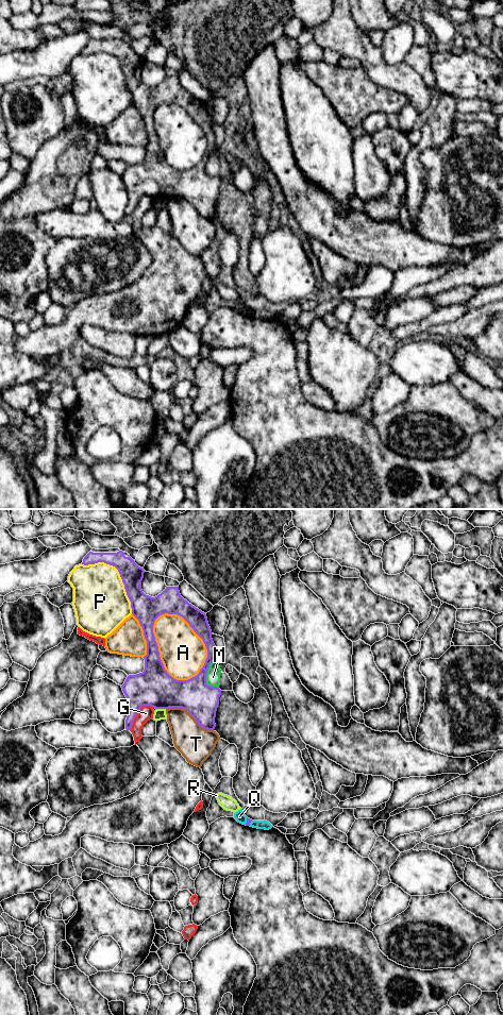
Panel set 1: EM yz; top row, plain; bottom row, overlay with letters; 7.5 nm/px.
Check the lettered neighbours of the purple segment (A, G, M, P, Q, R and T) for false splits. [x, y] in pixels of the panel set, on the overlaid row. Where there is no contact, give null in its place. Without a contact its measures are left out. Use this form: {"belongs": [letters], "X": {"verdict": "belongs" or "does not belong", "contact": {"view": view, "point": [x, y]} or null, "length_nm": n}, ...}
{"belongs": [], "A": {"verdict": "does not belong", "contact": {"view": "yz", "point": [198, 635]}, "length_nm": 550}, "G": {"verdict": "does not belong", "contact": {"view": "yz", "point": [137, 712]}, "length_nm": 260}, "M": {"verdict": "does not belong", "contact": {"view": "yz", "point": [205, 678]}, "length_nm": 220}, "P": {"verdict": "does not belong", "contact": {"view": "yz", "point": [119, 573]}, "length_nm": 550}, "Q": {"verdict": "does not belong", "contact": {"view": "yz", "point": [247, 821]}, "length_nm": 60}, "R": {"verdict": "does not belong", "contact": {"view": "yz", "point": [161, 708]}, "length_nm": 70}, "T": {"verdict": "does not belong", "contact": {"view": "yz", "point": [189, 713]}, "length_nm": 400}}

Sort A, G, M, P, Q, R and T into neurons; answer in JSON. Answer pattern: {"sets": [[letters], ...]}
{"sets": [["A"], ["G", "M"], ["P"], ["Q", "R"], ["T"]]}

